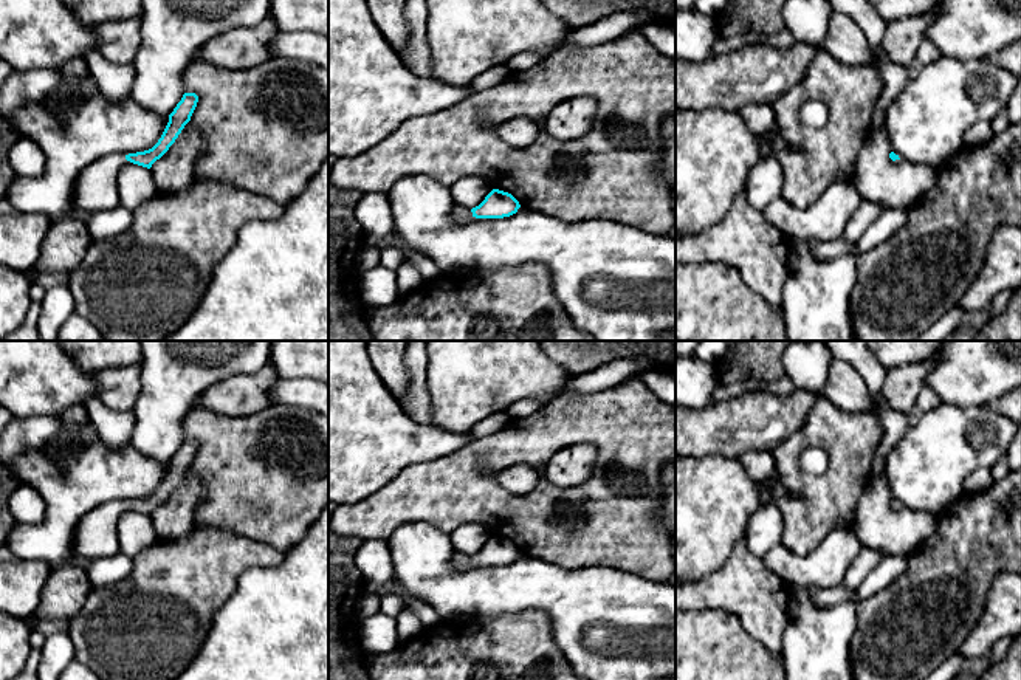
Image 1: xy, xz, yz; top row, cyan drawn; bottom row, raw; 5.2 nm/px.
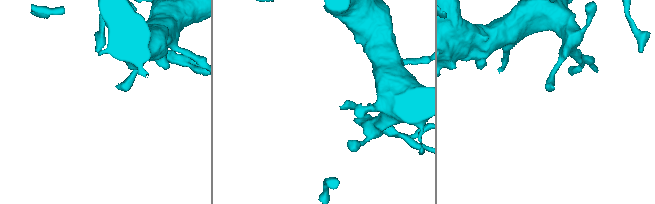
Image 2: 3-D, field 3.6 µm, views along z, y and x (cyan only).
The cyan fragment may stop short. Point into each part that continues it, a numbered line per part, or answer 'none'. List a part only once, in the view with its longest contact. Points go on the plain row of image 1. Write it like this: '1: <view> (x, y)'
1: xz (460, 561)

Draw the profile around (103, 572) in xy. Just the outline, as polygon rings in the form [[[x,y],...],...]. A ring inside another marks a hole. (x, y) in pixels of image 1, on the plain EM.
[[[119,551],[113,556],[85,561],[82,567],[88,575],[91,589],[107,589],[132,573],[133,561]]]

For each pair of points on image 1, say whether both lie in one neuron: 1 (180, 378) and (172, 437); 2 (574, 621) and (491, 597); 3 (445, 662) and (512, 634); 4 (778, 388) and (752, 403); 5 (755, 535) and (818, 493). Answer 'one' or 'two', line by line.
1: one
2: one
3: one
4: two
5: two

